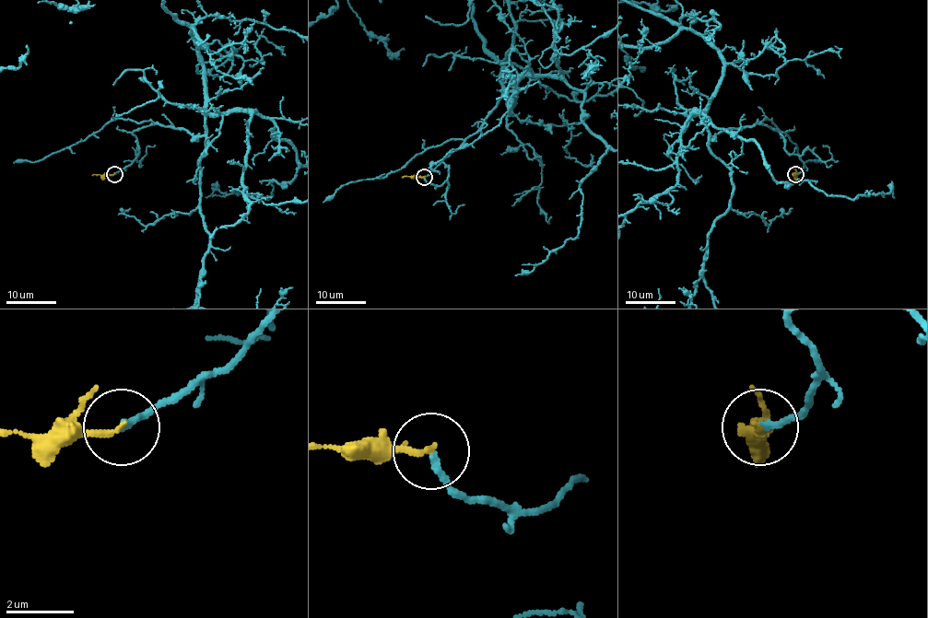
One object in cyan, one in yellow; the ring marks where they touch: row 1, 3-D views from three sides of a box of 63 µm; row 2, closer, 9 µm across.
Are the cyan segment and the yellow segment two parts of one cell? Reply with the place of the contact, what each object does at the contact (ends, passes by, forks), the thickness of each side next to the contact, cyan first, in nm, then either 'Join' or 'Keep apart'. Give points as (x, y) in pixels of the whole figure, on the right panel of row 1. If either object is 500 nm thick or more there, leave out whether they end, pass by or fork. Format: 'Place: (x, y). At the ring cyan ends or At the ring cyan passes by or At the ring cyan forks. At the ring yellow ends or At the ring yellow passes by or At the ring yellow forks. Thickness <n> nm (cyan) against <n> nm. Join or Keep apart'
Place: (795, 174). At the ring cyan ends. At the ring yellow ends. Thickness 200 nm (cyan) against 200 nm. Join

